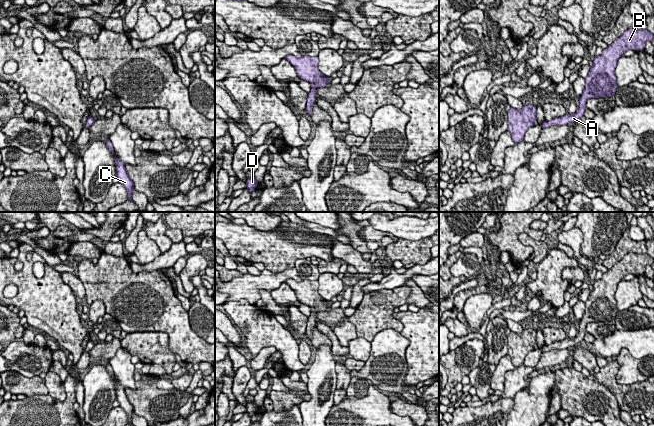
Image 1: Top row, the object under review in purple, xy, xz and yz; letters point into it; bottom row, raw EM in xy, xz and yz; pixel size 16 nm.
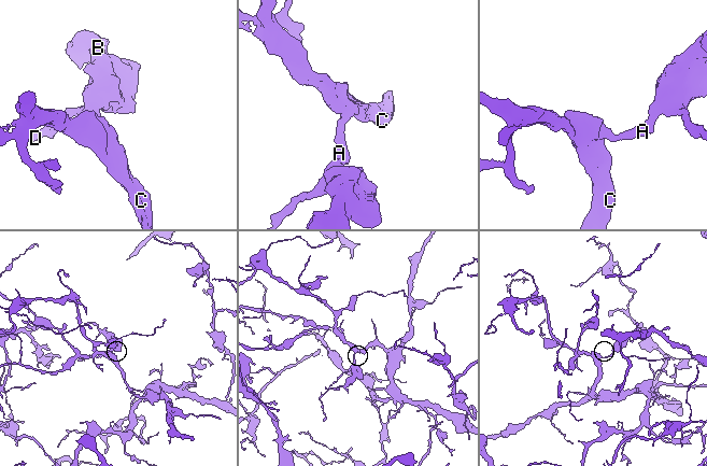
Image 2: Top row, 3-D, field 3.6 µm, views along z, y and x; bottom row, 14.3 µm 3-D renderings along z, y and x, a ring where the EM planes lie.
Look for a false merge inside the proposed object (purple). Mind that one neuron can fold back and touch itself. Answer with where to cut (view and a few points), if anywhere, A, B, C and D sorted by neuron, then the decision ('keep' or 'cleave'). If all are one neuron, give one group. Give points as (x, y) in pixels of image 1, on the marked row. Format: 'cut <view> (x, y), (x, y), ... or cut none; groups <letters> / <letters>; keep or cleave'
cut none; groups A B C D; keep

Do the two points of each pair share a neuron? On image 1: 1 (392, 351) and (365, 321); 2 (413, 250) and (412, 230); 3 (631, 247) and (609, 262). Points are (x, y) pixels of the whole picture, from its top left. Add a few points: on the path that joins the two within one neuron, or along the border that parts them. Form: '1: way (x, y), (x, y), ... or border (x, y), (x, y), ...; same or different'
1: border (399, 331), (393, 329), (381, 330), (370, 341); different
2: border (428, 236), (417, 240), (399, 239); different
3: way (626, 247), (614, 257); same

